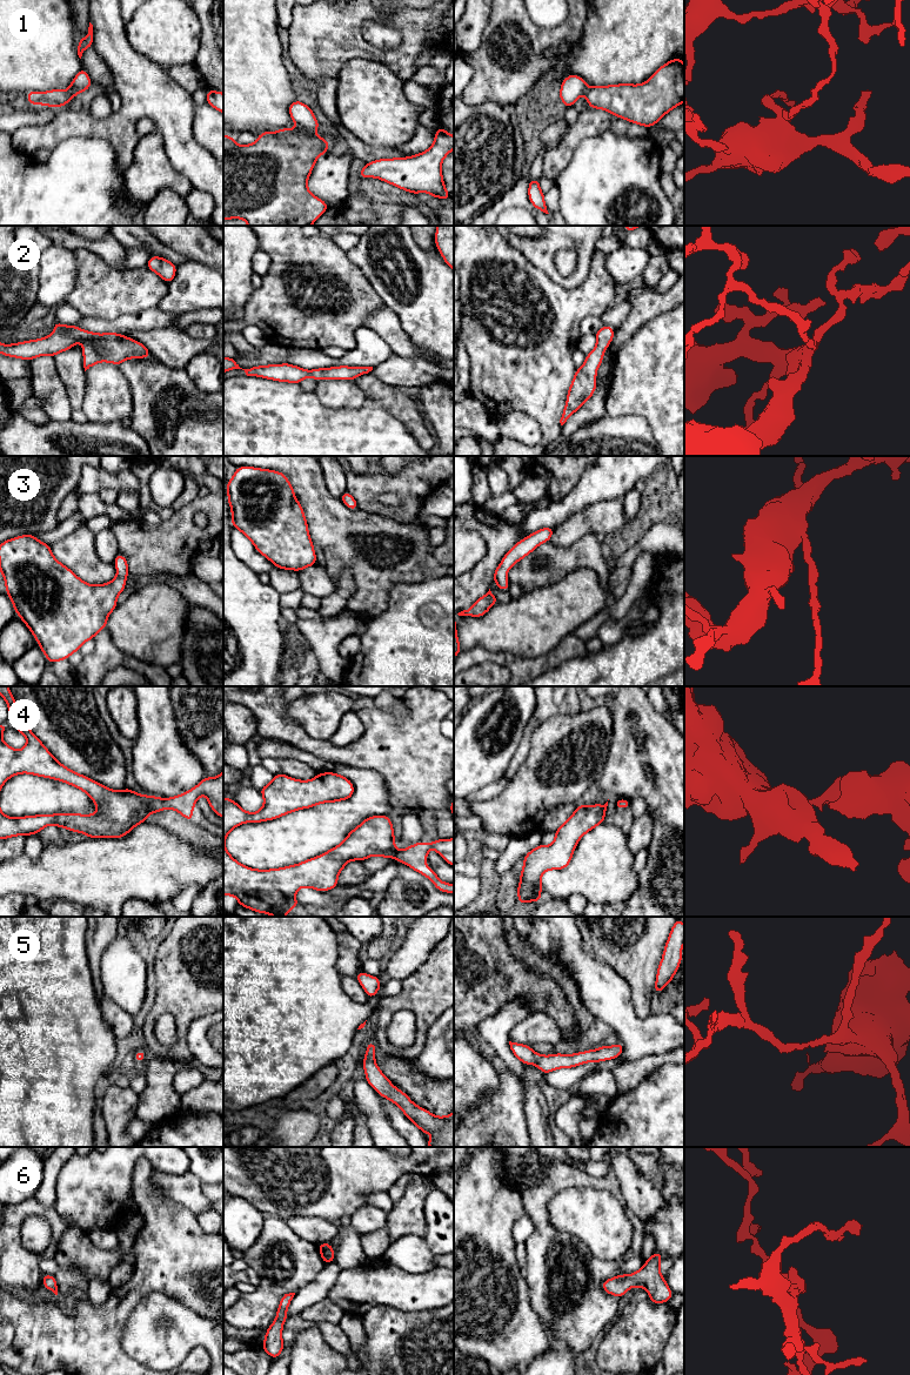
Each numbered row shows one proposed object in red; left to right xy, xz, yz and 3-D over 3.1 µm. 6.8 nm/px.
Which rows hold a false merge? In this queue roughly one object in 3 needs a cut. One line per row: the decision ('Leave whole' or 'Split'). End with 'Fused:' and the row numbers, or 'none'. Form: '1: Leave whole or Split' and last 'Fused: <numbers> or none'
1: Split
2: Leave whole
3: Leave whole
4: Leave whole
5: Leave whole
6: Leave whole
Fused: 1

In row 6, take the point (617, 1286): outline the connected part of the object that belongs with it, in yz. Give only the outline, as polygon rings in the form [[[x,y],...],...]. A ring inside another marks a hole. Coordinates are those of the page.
[[[655,1252],[640,1270],[630,1275],[621,1274],[604,1280],[602,1283],[603,1290],[607,1294],[622,1297],[631,1287],[643,1287],[648,1292],[653,1303],[669,1302],[673,1292],[667,1285],[664,1276],[660,1273],[661,1262],[662,1254]]]

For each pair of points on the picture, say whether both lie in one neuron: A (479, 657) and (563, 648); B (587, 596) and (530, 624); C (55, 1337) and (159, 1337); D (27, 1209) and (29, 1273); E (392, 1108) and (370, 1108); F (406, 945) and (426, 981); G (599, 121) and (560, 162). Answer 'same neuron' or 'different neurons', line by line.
A: same neuron
B: same neuron
C: different neurons
D: same neuron
E: different neurons
F: different neurons
G: same neuron

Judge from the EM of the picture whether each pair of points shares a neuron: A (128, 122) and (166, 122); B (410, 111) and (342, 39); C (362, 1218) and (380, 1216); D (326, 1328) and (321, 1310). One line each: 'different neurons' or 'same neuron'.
A: same neuron
B: different neurons
C: same neuron
D: different neurons

